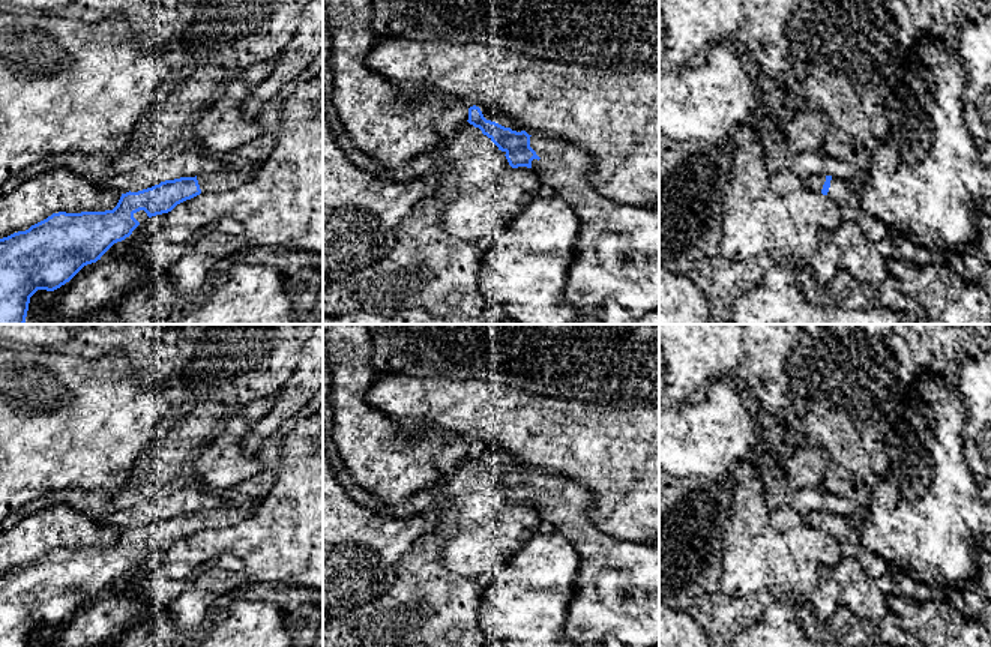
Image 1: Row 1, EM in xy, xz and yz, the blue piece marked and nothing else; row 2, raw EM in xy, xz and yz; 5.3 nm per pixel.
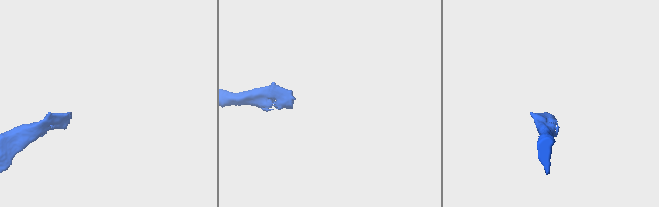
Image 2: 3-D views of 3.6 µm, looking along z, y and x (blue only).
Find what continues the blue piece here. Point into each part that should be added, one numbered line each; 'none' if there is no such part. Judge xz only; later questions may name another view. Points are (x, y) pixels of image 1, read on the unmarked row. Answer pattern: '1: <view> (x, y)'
1: xz (616, 593)

